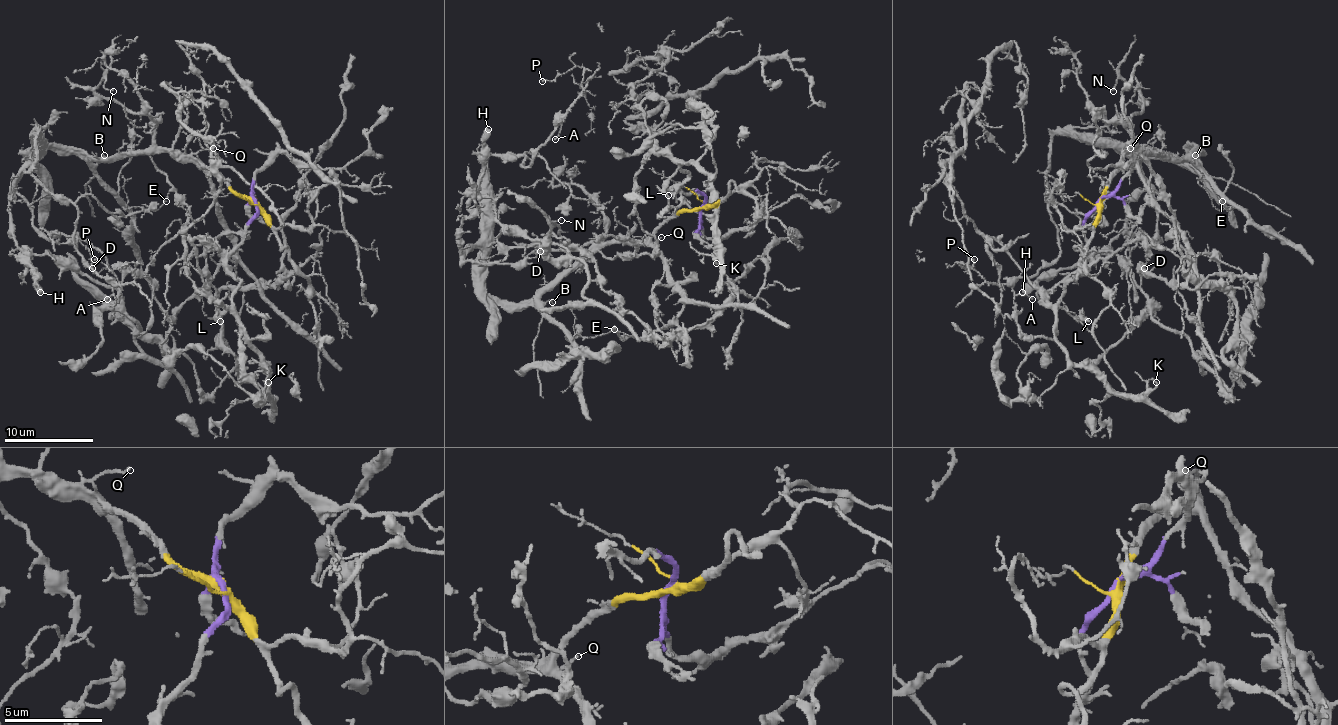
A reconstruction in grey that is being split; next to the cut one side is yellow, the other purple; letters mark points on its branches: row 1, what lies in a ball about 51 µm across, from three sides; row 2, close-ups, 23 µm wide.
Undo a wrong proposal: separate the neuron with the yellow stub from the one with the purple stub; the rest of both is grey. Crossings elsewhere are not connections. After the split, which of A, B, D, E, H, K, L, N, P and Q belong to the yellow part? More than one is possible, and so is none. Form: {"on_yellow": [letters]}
{"on_yellow": ["A", "B", "D", "E", "H", "N", "P", "Q"]}

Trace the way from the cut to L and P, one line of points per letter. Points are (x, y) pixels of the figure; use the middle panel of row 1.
L: (702, 207), (704, 198), (695, 189), (691, 193), (675, 189), (688, 176), (679, 167), (668, 178), (668, 196)
P: (702, 207), (644, 240), (595, 242), (528, 300), (486, 300), (479, 155), (528, 167), (584, 71), (541, 82)

